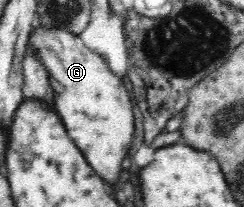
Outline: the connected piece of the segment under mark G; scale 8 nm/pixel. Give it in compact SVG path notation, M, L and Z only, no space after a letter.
M33 28L27 45L37 53L37 57L48 70L48 80L54 94L52 105L65 125L68 136L80 149L90 167L106 181L111 189L122 171L126 171L127 151L132 145L135 132L134 113L128 91L119 81L119 77L110 71L103 57L86 48L79 35L56 28Z

